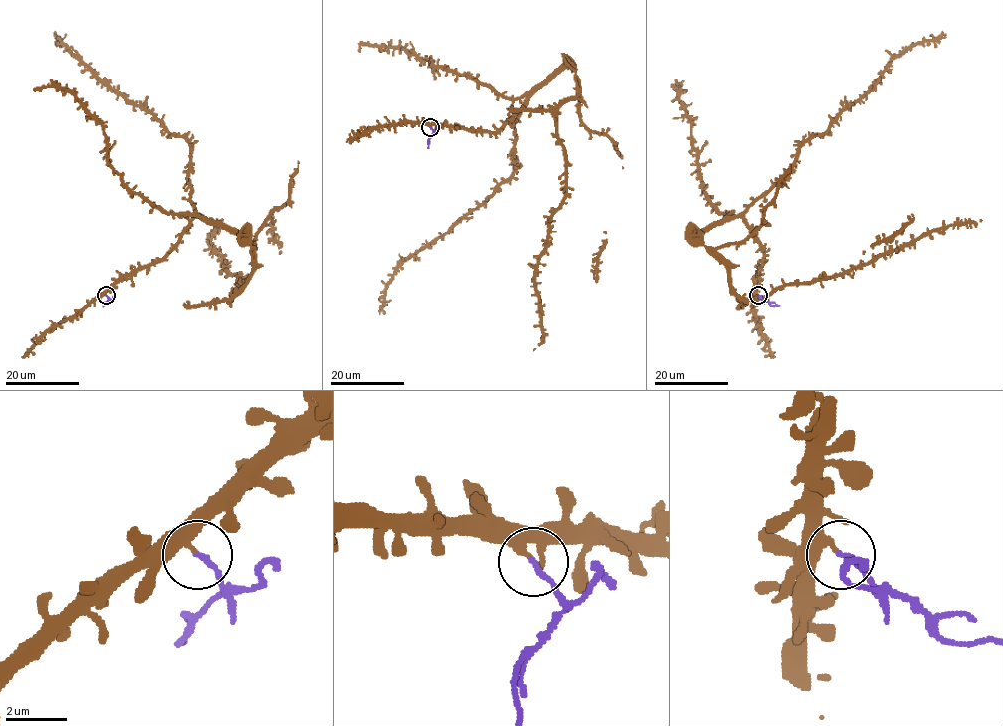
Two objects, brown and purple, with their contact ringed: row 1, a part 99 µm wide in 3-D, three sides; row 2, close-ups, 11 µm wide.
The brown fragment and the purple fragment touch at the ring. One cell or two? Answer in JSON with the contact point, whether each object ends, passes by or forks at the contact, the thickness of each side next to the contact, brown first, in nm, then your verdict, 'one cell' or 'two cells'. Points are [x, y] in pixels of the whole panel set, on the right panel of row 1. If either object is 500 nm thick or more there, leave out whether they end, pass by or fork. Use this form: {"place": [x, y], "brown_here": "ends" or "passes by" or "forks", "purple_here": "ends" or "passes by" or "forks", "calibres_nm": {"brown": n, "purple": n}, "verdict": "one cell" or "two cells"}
{"place": [758, 295], "brown_here": "ends", "purple_here": "ends", "calibres_nm": {"brown": 280, "purple": 180}, "verdict": "two cells"}

